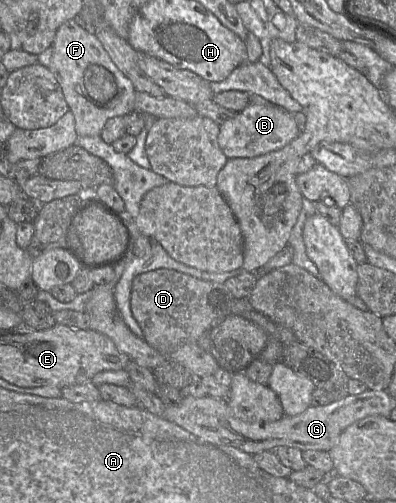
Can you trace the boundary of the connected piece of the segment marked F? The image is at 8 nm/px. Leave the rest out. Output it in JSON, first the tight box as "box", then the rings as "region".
{"box":[48,19,136,136],"region":[[[74,19],[68,20],[58,28],[52,47],[54,51],[48,69],[57,79],[69,110],[74,115],[75,131],[78,136],[100,136],[109,119],[124,117],[135,111],[136,90],[132,82],[113,63],[91,30],[81,27]]]}

